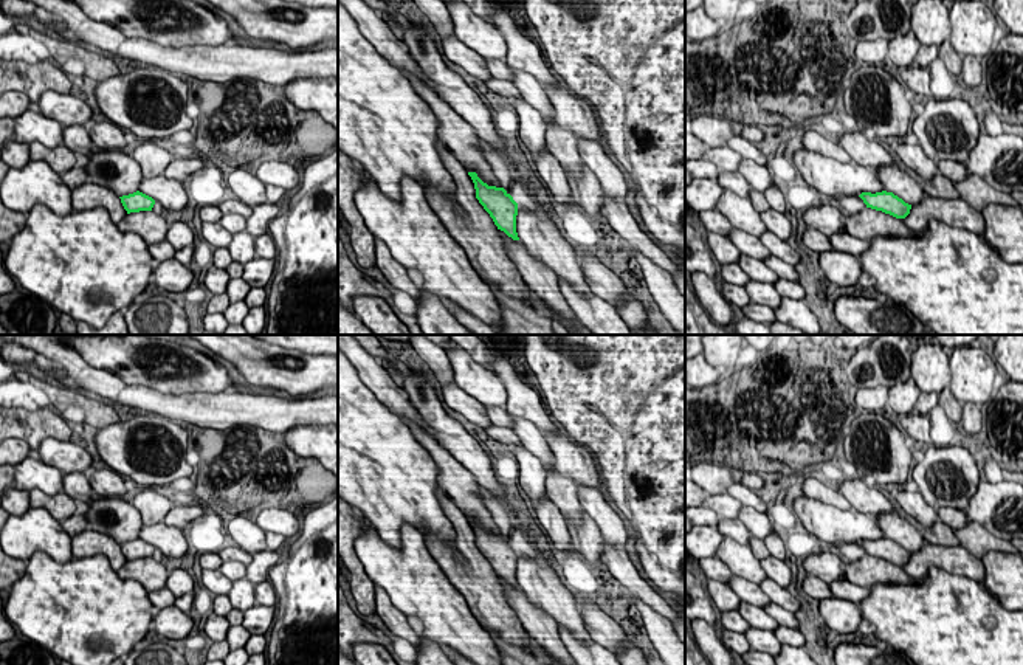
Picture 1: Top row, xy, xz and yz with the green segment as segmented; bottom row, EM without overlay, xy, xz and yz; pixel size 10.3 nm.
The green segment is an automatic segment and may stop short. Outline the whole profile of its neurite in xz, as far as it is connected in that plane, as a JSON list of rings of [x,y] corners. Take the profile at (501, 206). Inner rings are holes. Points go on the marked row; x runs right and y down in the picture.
[[[468,172],[468,175],[474,183],[476,198],[490,214],[498,229],[513,240],[519,240],[516,233],[518,203],[513,197],[504,188],[488,186],[476,172]]]

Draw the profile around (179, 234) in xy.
[[[175,219],[175,222],[169,225],[166,240],[175,250],[194,245],[194,233],[189,222],[186,219]]]

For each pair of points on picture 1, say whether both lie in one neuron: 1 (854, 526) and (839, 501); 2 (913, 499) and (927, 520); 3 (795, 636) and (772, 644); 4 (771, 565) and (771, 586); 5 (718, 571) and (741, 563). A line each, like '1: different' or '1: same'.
1: different
2: same
3: different
4: different
5: different

